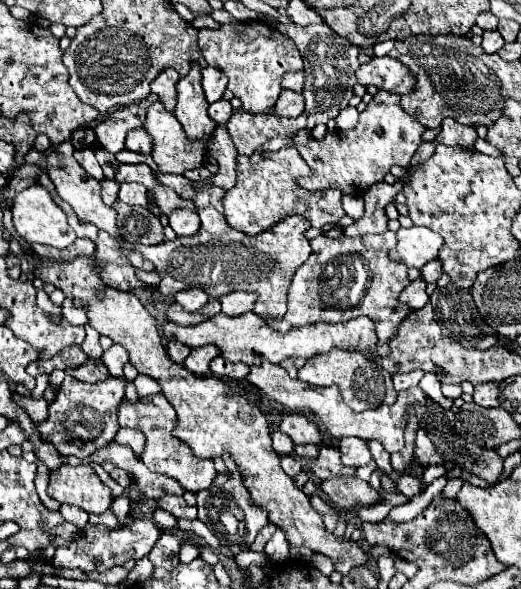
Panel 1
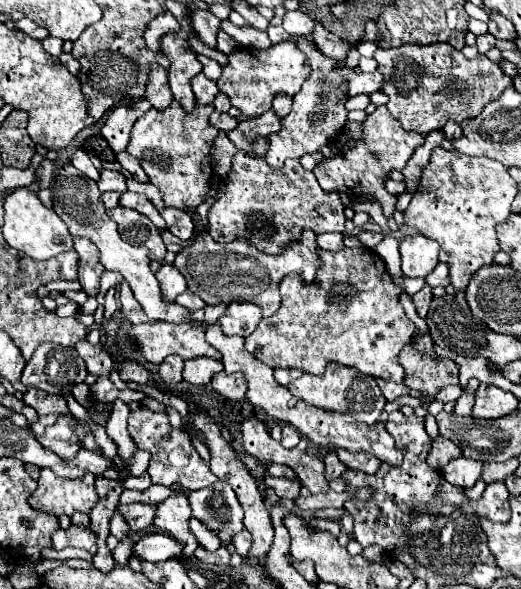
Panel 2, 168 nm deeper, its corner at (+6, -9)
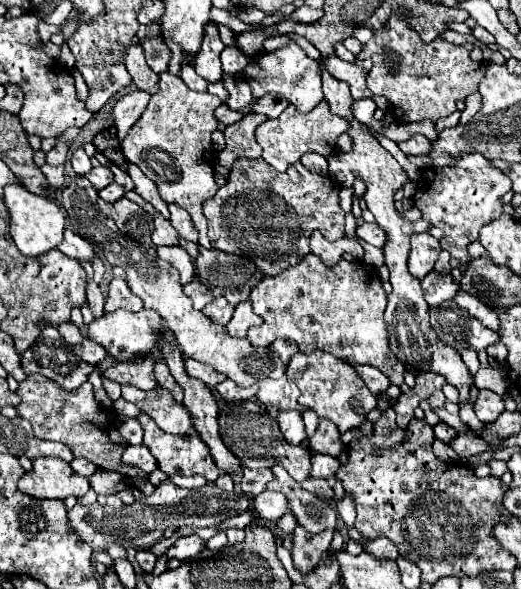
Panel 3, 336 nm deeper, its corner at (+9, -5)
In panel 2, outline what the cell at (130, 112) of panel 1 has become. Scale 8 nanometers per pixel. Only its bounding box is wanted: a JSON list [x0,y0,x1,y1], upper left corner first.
[100,99,152,155]

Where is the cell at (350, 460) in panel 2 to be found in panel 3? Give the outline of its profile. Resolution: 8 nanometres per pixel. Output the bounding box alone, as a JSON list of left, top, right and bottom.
[307,419,343,457]

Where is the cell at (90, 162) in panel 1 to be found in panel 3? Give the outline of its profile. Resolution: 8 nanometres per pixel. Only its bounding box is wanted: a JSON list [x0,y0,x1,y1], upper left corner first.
[69,147,93,175]

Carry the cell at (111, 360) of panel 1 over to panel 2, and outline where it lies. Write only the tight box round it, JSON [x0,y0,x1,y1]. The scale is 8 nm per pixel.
[74,339,114,377]

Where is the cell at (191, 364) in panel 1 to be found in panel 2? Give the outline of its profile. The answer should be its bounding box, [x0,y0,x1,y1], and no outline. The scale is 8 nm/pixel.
[184,357,222,385]

